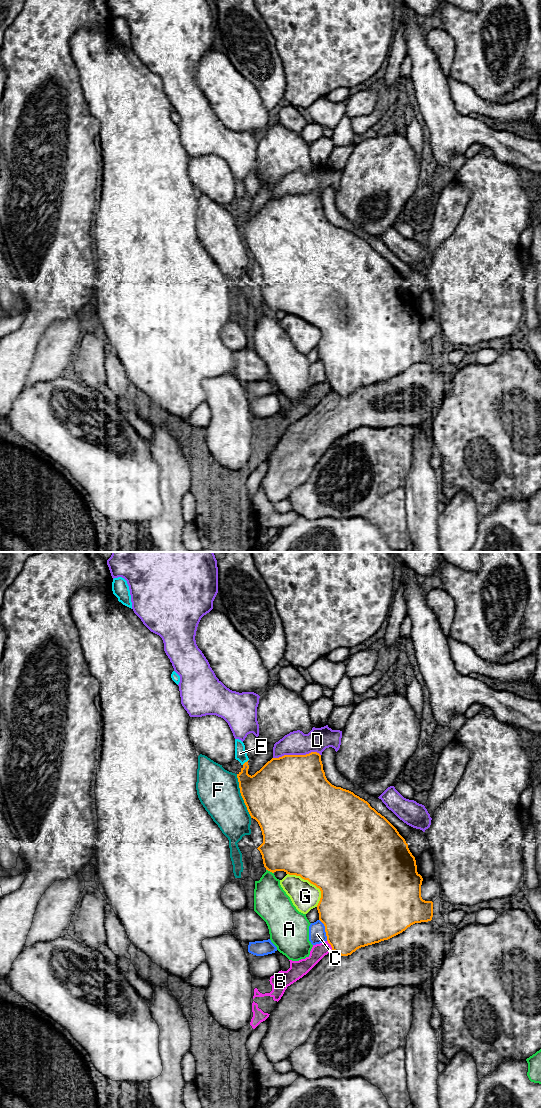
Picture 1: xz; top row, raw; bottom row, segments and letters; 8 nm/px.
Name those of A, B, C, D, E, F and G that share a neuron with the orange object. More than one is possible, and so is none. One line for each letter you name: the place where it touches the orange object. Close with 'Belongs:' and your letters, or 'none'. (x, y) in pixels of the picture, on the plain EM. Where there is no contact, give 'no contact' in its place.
Belongs: none

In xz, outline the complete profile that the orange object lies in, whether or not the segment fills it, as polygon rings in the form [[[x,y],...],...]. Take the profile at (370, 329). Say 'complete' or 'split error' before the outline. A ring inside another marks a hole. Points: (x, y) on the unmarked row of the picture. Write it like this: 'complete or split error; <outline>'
complete; [[[311,192],[306,195],[284,195],[279,198],[272,198],[254,215],[248,214],[248,201],[243,204],[241,211],[237,214],[241,236],[247,247],[251,258],[255,259],[262,271],[263,283],[257,288],[263,299],[266,310],[274,313],[284,311],[289,315],[300,316],[308,320],[321,331],[321,338],[317,345],[319,360],[325,366],[327,381],[332,390],[341,396],[348,396],[361,387],[388,380],[415,363],[428,362],[433,357],[433,342],[425,341],[421,337],[421,325],[423,318],[417,312],[415,297],[408,288],[405,279],[399,274],[397,269],[370,244],[353,232],[332,225],[326,218],[321,201],[321,195]]]

